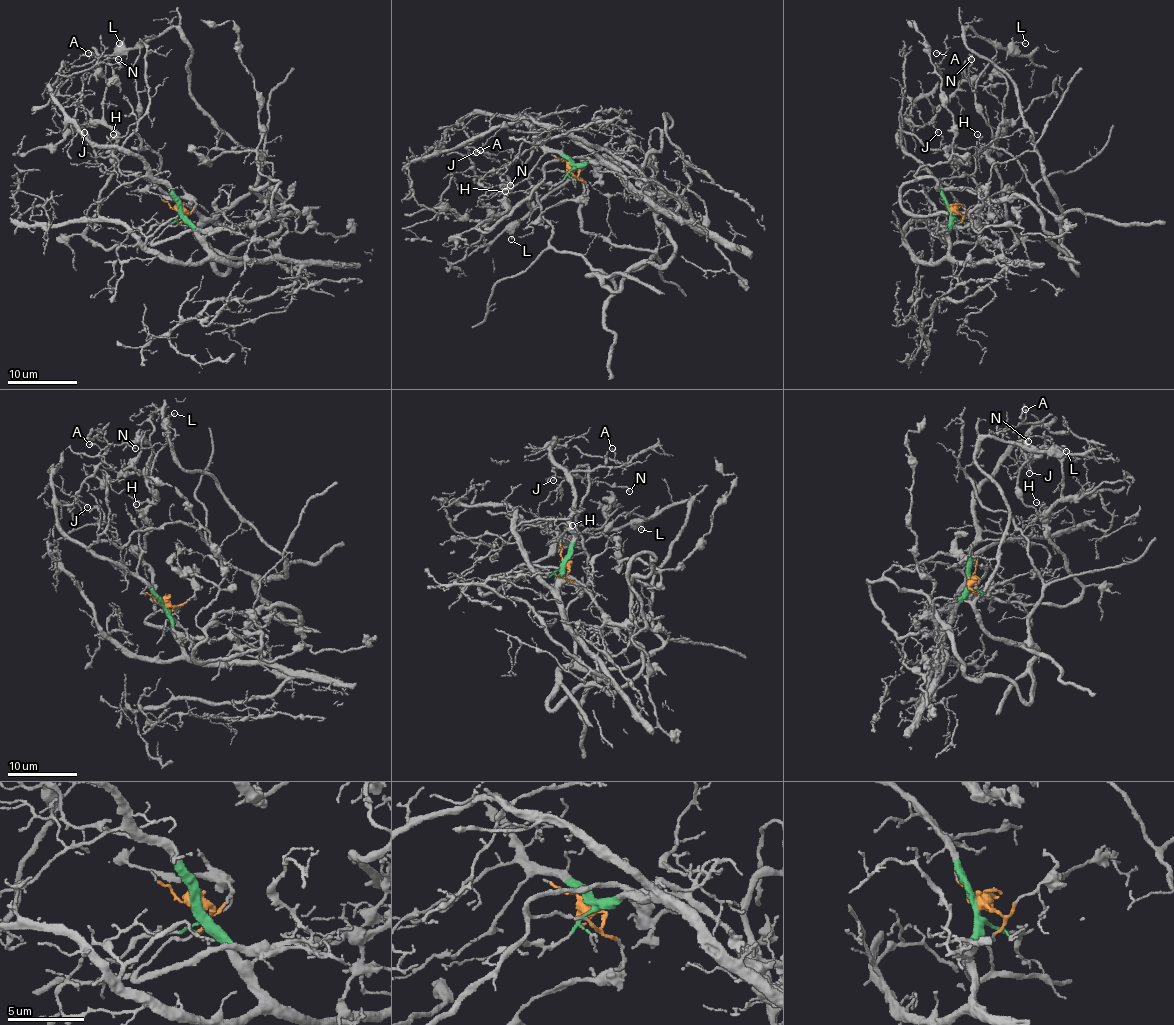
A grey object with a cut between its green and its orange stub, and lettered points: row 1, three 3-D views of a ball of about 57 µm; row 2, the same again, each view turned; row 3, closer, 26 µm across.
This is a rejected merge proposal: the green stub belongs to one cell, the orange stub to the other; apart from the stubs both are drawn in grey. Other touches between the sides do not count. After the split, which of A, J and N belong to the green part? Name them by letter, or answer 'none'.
A, J, N

